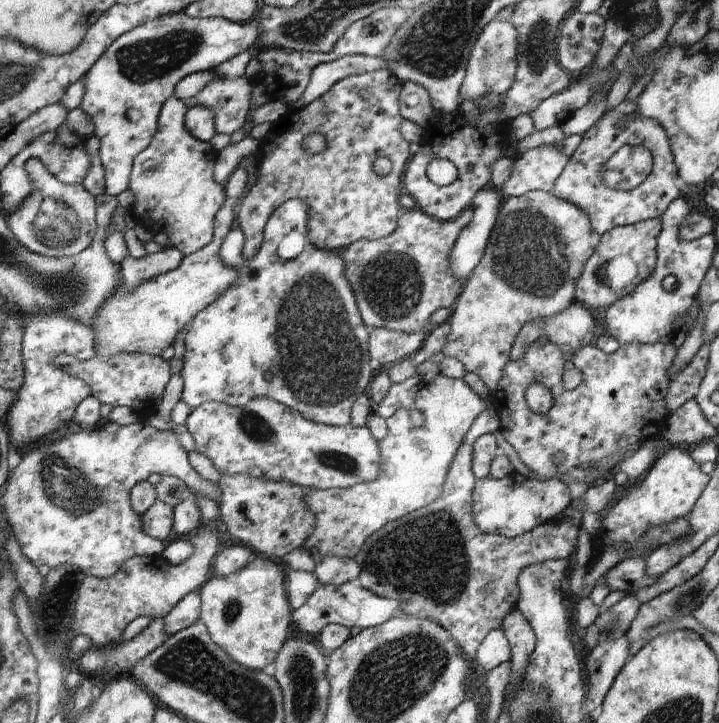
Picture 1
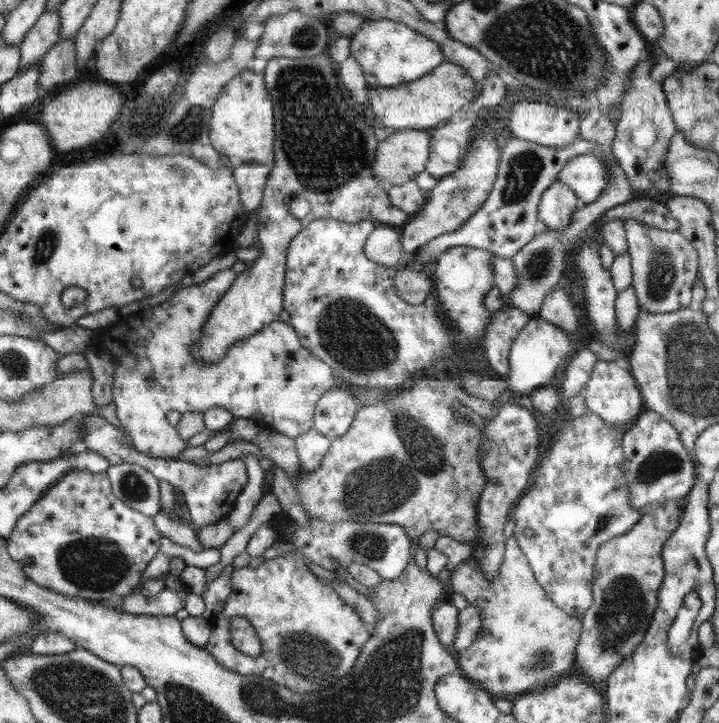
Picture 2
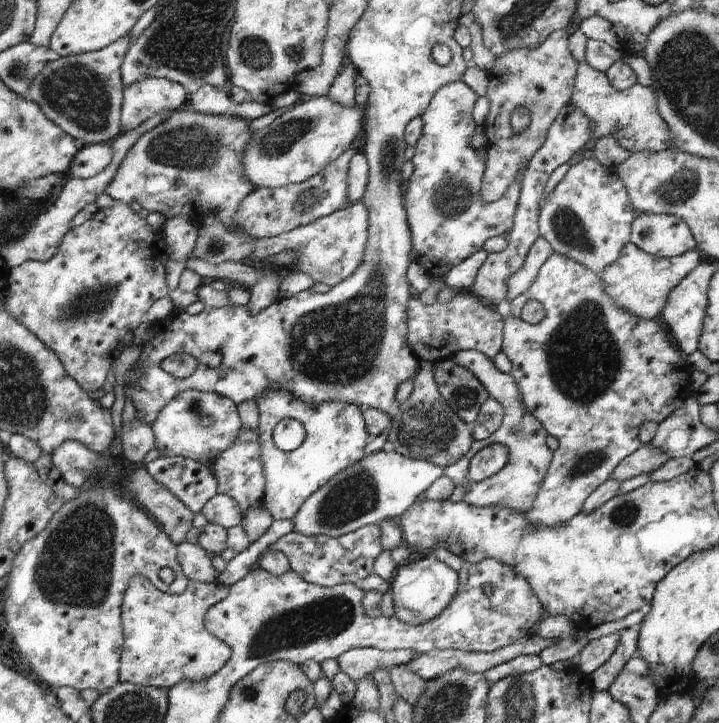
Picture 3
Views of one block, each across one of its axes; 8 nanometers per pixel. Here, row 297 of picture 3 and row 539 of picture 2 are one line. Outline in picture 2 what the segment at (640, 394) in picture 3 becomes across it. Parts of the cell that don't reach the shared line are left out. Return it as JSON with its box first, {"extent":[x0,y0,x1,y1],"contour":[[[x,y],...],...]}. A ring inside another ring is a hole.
{"extent":[511,411,642,618],"contour":[[[588,411],[579,418],[568,415],[564,426],[550,444],[547,444],[530,486],[512,510],[511,516],[515,517],[516,522],[512,536],[515,536],[520,549],[524,551],[536,581],[552,602],[570,616],[581,618],[593,603],[592,567],[600,545],[625,534],[642,517],[642,512],[636,512],[632,508],[630,492],[624,486],[624,476],[620,473],[624,432],[622,429],[606,427],[599,417]],[[526,528],[534,533],[532,538],[524,535]]]}

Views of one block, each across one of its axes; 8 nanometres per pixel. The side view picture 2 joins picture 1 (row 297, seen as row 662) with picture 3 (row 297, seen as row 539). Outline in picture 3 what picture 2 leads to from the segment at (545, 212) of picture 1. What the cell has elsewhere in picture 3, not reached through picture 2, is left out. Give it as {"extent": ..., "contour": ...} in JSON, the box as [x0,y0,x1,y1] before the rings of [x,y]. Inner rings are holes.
{"extent":[506,237,553,302],"contour":[[[539,237],[528,252],[524,265],[509,277],[509,281],[507,282],[509,290],[506,299],[511,302],[514,298],[525,294],[536,281],[544,262],[547,262],[552,254],[553,251],[548,242]]]}

